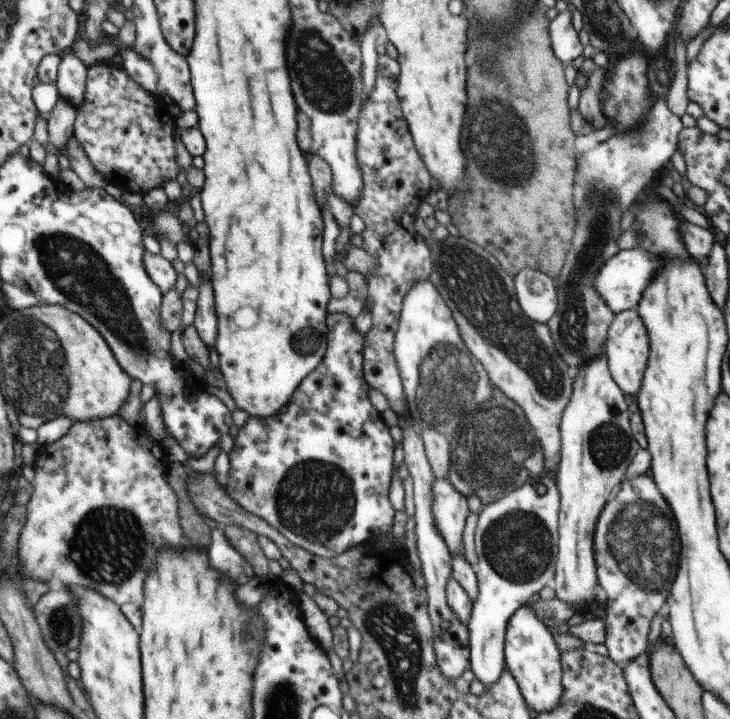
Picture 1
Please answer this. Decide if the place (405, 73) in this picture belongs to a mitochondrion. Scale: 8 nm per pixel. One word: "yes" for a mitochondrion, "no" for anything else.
no

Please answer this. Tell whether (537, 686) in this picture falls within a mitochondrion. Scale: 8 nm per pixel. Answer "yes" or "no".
no

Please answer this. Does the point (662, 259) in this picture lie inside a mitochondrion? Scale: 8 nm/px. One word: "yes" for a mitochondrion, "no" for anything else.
no

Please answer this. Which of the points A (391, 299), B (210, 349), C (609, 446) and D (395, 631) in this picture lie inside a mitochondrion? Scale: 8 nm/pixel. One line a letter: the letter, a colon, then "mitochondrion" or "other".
A: other
B: other
C: mitochondrion
D: mitochondrion

